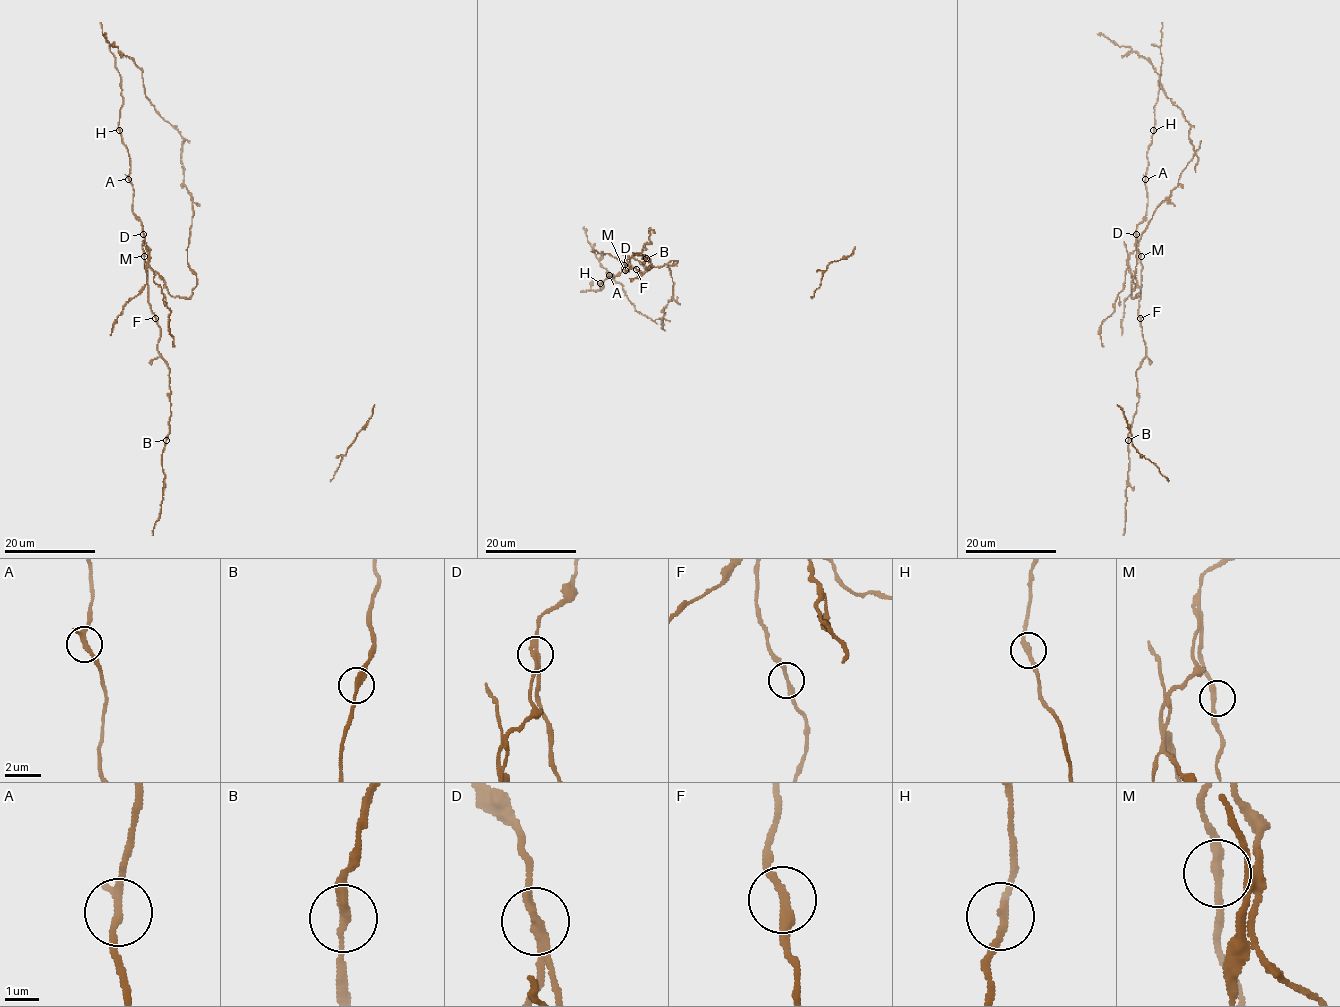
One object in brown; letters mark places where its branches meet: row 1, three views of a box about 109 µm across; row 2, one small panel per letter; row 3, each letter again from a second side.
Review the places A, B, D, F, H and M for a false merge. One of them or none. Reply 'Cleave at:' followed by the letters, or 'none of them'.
Cleave at: D

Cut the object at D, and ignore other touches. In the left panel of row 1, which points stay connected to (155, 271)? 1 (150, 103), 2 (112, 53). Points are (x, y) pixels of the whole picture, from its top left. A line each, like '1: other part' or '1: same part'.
1: same part
2: other part

